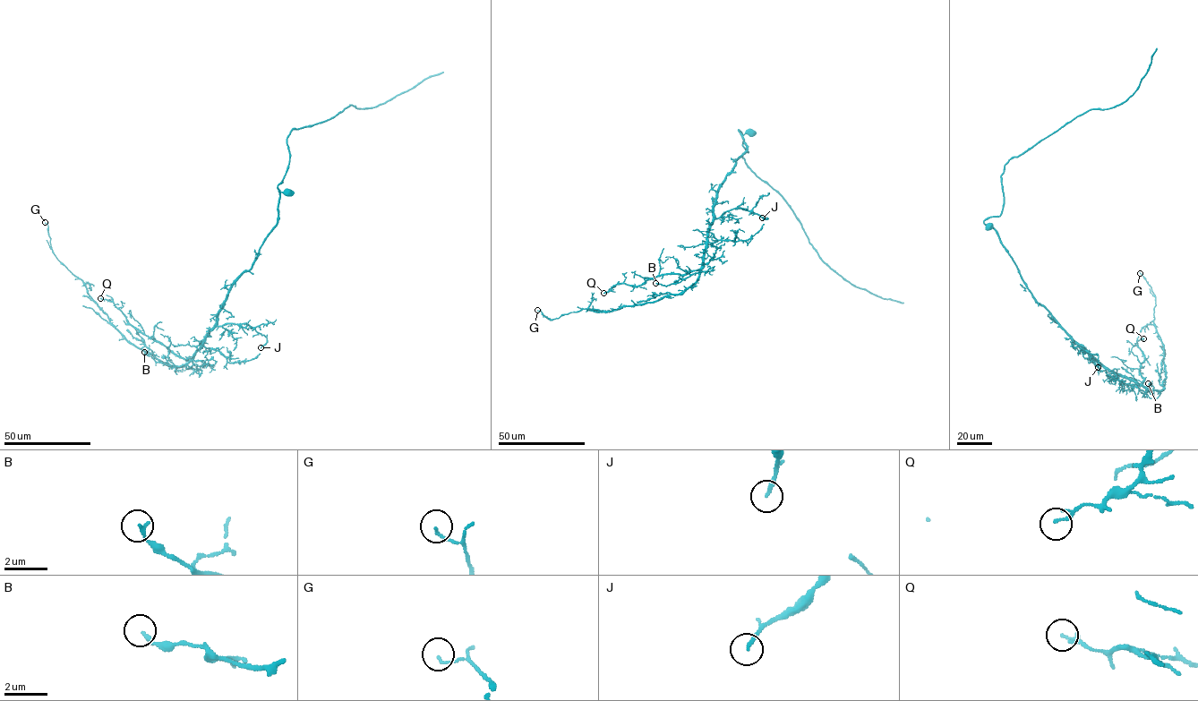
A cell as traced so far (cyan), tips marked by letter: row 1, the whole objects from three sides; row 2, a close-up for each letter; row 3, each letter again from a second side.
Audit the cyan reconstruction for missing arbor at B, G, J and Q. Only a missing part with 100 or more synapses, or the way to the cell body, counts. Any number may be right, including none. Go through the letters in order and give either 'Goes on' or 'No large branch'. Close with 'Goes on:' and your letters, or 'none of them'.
B: No large branch
G: No large branch
J: No large branch
Q: No large branch
Goes on: none of them

